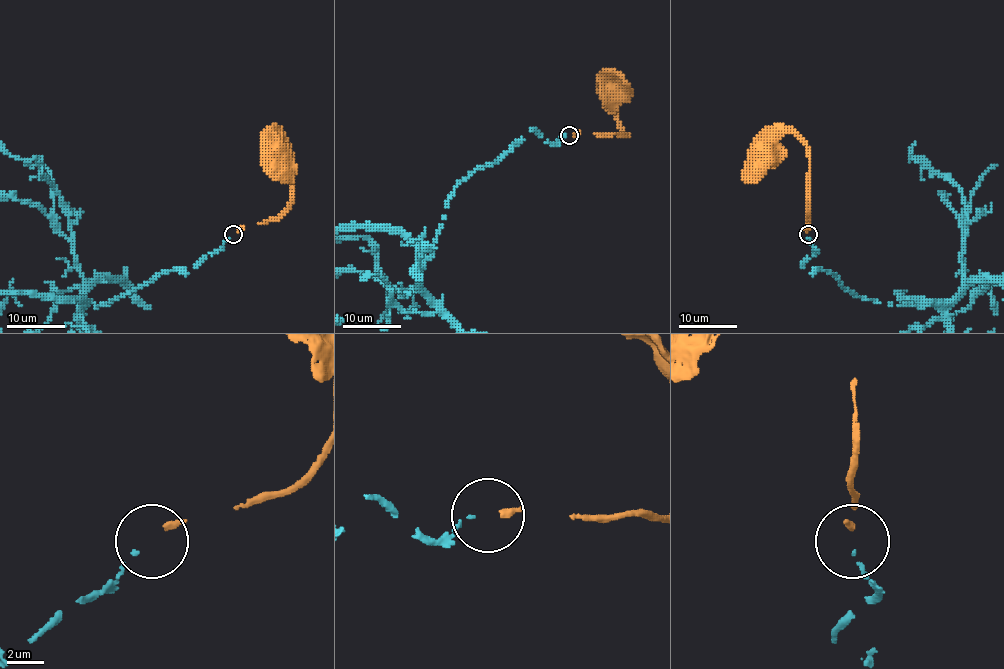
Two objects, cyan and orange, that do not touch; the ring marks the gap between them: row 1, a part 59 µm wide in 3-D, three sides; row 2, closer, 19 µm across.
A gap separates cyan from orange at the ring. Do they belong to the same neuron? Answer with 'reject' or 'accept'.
accept

